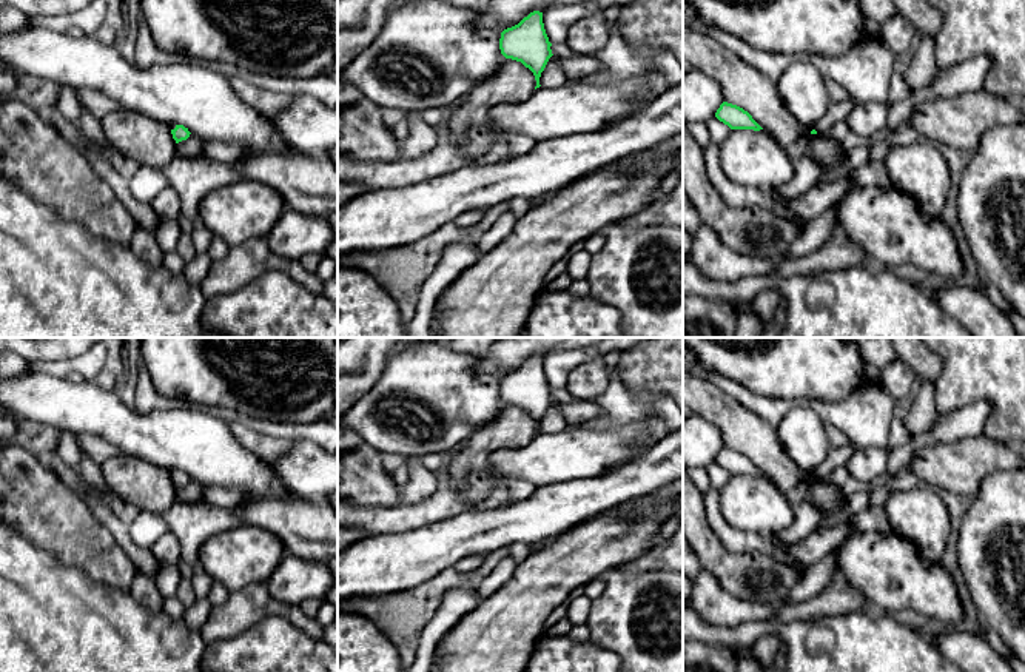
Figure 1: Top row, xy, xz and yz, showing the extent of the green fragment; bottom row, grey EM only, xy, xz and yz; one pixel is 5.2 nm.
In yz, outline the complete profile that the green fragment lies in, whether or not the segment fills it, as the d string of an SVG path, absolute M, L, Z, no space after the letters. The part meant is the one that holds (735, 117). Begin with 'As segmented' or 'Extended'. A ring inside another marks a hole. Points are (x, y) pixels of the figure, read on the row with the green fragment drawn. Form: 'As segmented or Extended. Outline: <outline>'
As segmented. Outline: M723 102L720 105L715 117L724 125L728 125L731 129L763 129L748 111L728 102Z

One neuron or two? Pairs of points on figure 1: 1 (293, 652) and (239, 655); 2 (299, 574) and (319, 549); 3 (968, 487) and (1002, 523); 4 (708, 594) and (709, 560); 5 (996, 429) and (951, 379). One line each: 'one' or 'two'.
1: one
2: two
3: two
4: two
5: one

